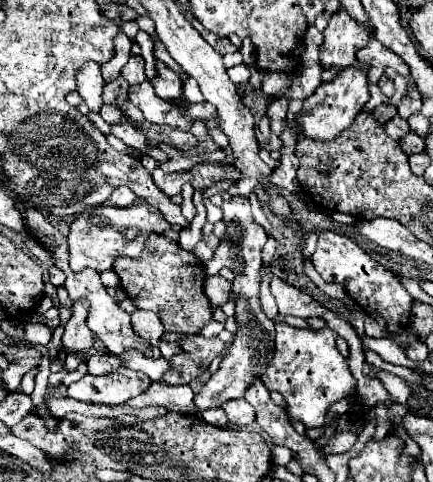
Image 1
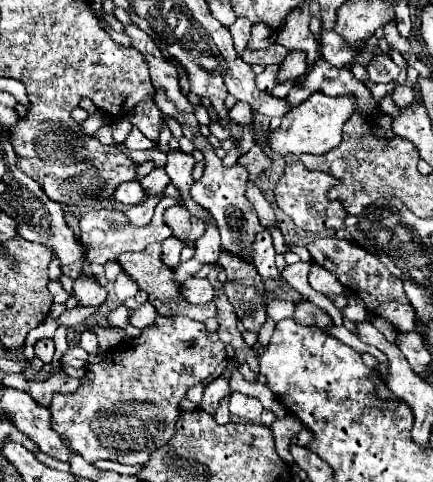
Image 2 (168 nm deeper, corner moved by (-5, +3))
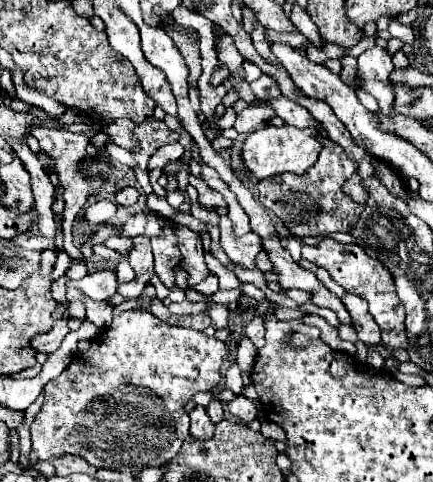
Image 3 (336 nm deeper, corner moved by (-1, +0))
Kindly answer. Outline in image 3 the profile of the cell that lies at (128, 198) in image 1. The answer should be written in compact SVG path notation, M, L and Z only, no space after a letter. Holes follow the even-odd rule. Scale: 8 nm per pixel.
M124 187L116 193L116 203L118 205L134 205L138 201L138 197L140 197L140 193L136 187Z

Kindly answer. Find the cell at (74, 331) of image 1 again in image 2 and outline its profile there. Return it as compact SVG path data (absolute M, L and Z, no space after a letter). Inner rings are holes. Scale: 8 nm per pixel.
M84 276L74 278L72 292L82 306L100 306L108 296L106 286L102 286L96 278L84 278Z

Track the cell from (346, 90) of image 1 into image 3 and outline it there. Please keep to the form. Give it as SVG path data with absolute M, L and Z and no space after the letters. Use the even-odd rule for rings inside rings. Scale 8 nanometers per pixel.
M318 121L314 127L306 127L306 129L298 129L298 127L290 127L290 125L262 127L246 137L244 147L242 147L242 157L244 157L246 167L258 179L266 179L266 177L280 175L286 171L302 175L302 173L306 173L308 167L312 167L316 163L316 159L322 151L322 143L318 141L320 135L322 135L322 125Z

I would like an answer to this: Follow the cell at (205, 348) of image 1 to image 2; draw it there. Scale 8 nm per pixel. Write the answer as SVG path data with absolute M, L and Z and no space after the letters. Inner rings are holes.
M158 316L156 322L154 322L152 326L142 328L142 332L140 332L136 338L132 338L126 346L120 344L118 348L110 350L102 362L90 364L90 366L86 368L86 374L84 374L84 378L82 378L82 384L80 384L74 392L68 392L68 394L54 394L54 396L52 396L52 402L50 402L50 406L48 406L48 410L50 410L50 426L52 426L52 430L54 430L58 436L66 438L66 440L70 442L72 450L76 450L86 462L112 460L112 462L120 462L120 464L128 464L128 466L146 464L146 462L150 460L152 450L158 450L160 446L168 444L170 438L172 438L172 434L176 434L176 422L178 422L178 418L180 418L180 402L184 400L186 392L188 392L194 384L200 384L200 382L204 382L210 374L214 374L214 370L218 368L218 364L224 362L224 360L226 360L224 344L220 342L218 334L208 332L206 326L204 326L202 322L196 322L196 320L186 318L186 316L174 316L174 318Z

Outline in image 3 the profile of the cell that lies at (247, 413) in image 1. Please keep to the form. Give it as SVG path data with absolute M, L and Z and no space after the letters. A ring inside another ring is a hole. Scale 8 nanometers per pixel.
M236 397L234 401L230 401L228 411L244 423L250 423L256 419L256 405L244 397Z

